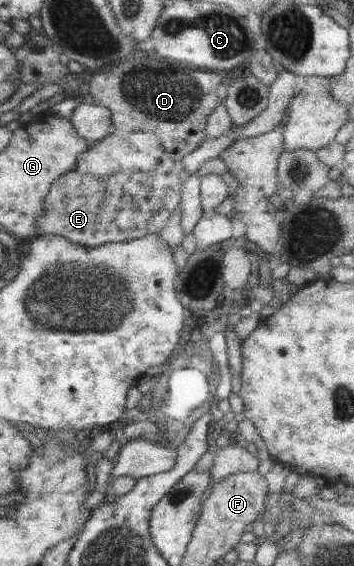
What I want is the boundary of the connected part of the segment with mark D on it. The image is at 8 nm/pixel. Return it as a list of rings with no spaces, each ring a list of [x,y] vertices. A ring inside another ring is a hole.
[[[141,52],[113,64],[108,72],[96,73],[85,95],[91,102],[110,110],[113,131],[152,132],[158,136],[169,157],[181,162],[206,138],[207,119],[221,102],[217,88],[222,80],[214,72],[200,72],[190,64],[164,64],[150,53]]]

